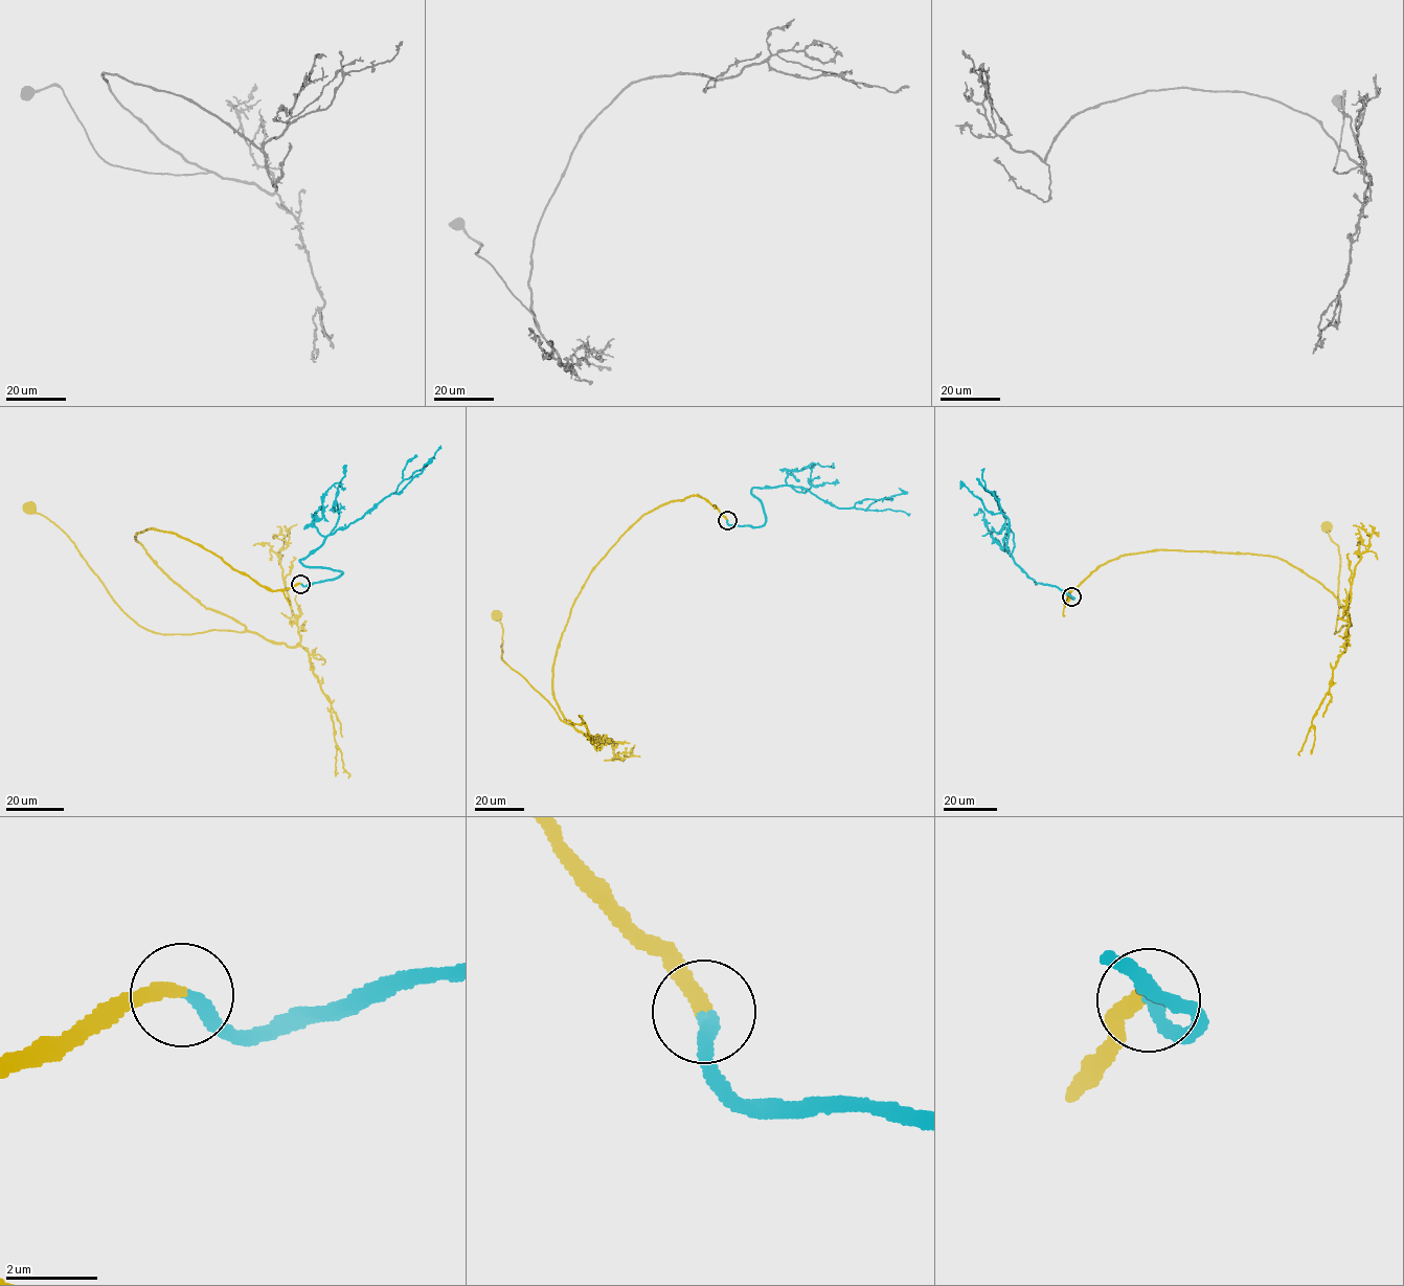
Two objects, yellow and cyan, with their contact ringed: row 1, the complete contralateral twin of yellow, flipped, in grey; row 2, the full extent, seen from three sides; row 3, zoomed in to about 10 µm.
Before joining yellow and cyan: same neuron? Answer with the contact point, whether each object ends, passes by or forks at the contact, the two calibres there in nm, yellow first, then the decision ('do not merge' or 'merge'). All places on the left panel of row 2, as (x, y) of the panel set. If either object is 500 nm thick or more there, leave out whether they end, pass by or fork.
at (300, 584); yellow ends there; cyan ends there; 320 nm thick on the yellow side, 280 nm on the other; merge

